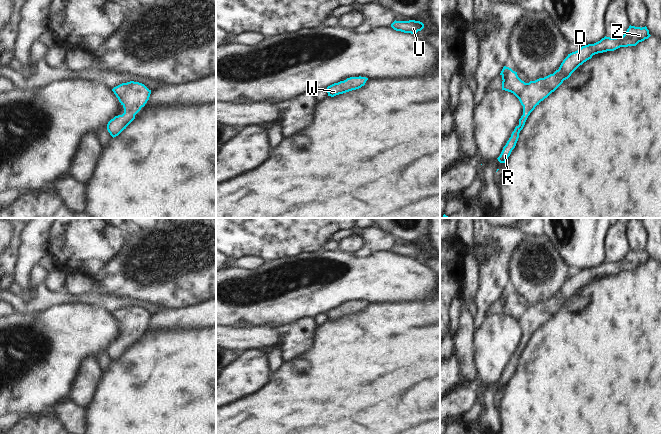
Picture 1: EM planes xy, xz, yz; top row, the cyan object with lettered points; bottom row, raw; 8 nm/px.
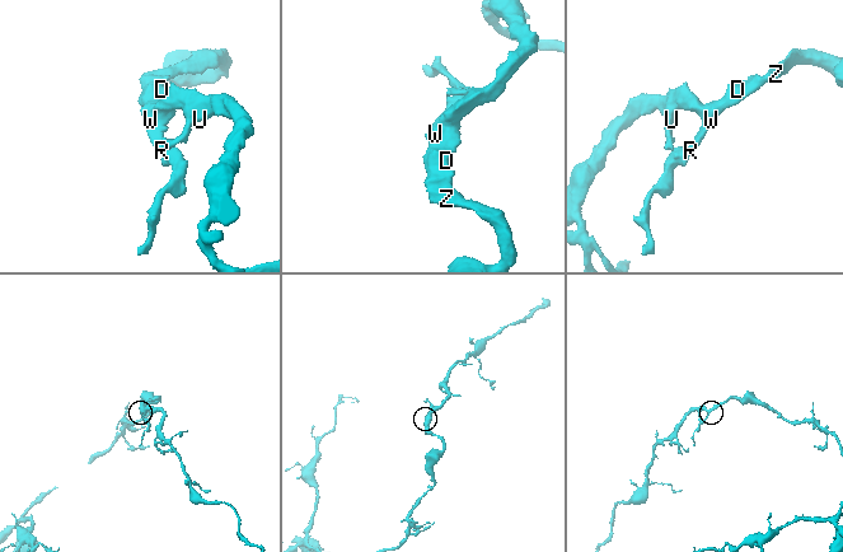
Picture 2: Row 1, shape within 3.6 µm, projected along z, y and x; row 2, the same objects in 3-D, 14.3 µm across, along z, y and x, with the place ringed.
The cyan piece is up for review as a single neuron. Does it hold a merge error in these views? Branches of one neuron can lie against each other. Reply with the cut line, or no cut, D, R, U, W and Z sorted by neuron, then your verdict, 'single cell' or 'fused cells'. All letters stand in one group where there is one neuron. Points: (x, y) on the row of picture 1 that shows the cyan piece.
cut none; groups D R U W Z; single cell

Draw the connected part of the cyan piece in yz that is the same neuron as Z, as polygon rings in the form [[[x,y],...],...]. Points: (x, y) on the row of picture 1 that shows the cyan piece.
[[[630,25],[623,36],[616,38],[605,36],[594,44],[582,46],[579,50],[568,54],[559,69],[553,74],[529,83],[522,81],[517,72],[504,66],[500,73],[503,80],[502,90],[513,93],[519,99],[523,106],[523,115],[519,119],[519,125],[515,127],[500,156],[497,158],[498,161],[500,163],[506,162],[516,146],[520,131],[535,107],[554,92],[564,80],[568,79],[580,65],[591,59],[595,54],[614,51],[620,47],[636,46],[650,36],[646,26],[641,28]]]

